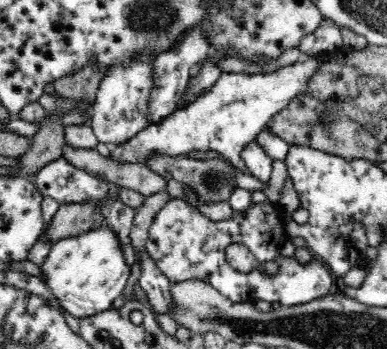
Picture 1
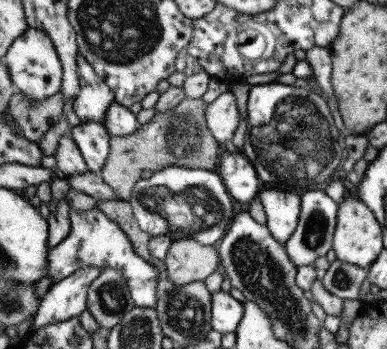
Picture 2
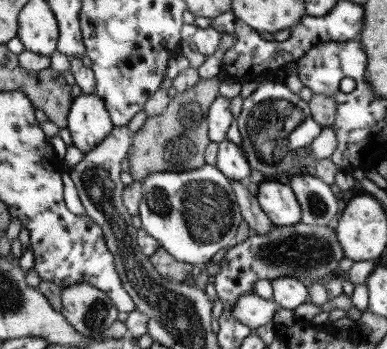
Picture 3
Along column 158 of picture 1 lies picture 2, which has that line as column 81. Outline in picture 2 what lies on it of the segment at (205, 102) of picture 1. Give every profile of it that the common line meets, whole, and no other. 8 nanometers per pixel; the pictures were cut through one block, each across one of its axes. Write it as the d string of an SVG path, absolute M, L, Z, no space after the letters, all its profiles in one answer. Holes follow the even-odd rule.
M81 122L71 128L69 136L75 140L91 172L101 172L111 156L111 132L103 122Z

